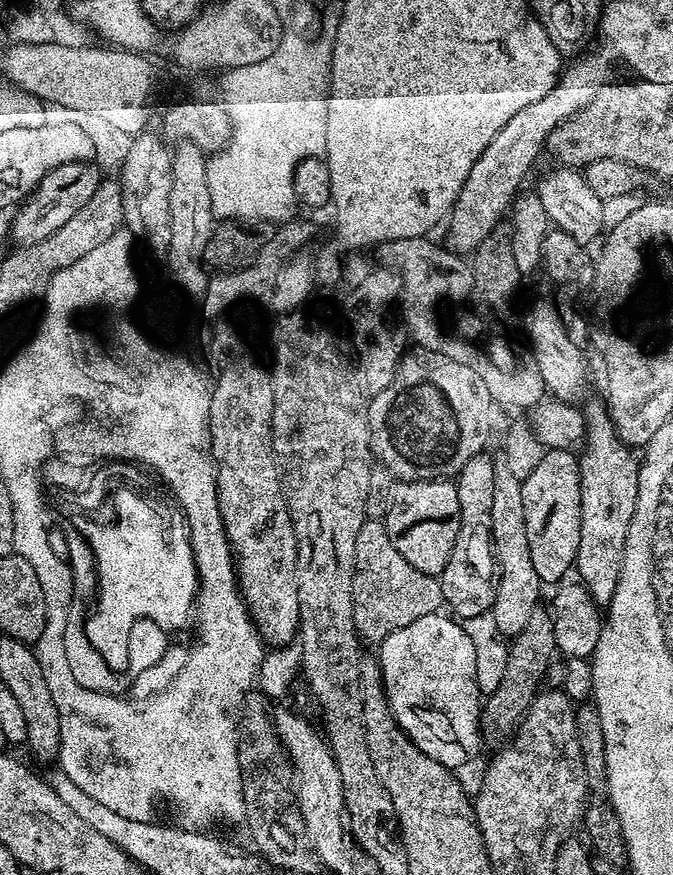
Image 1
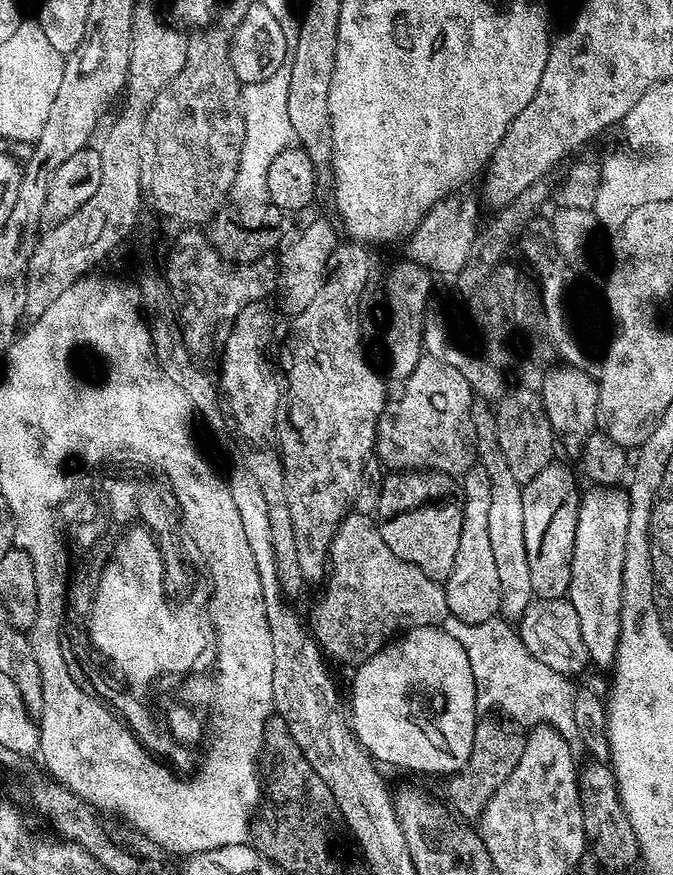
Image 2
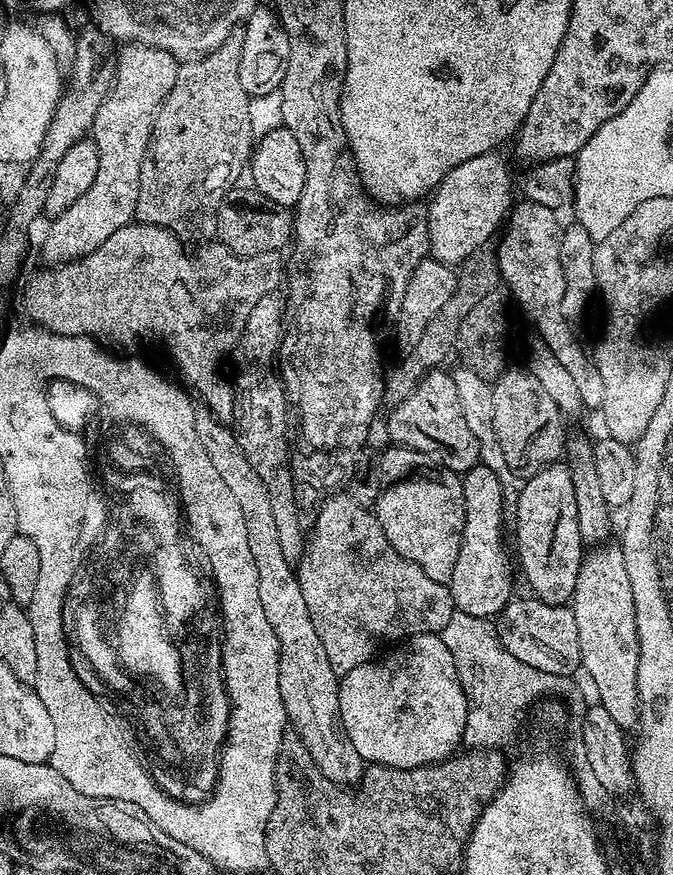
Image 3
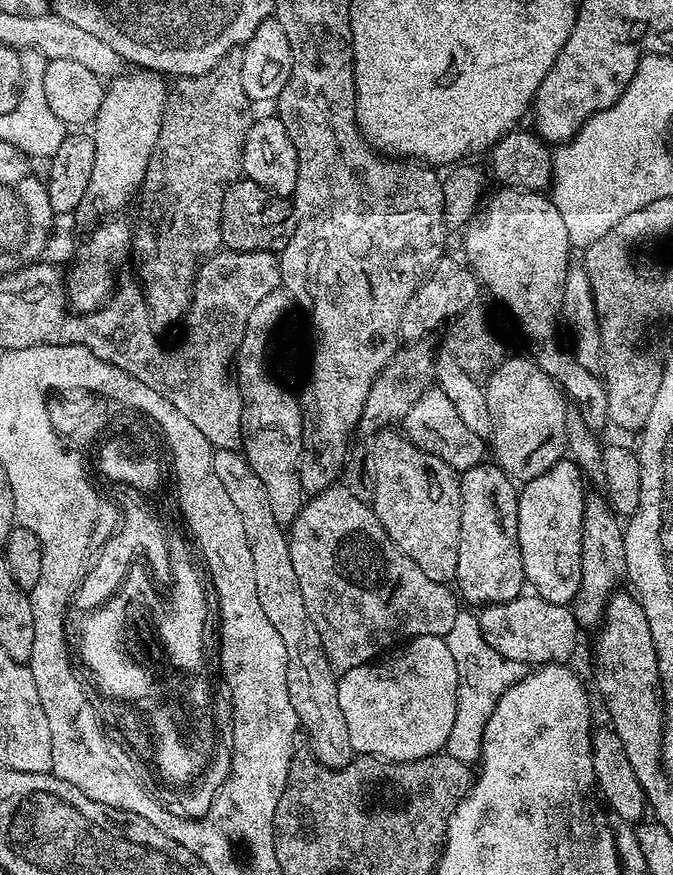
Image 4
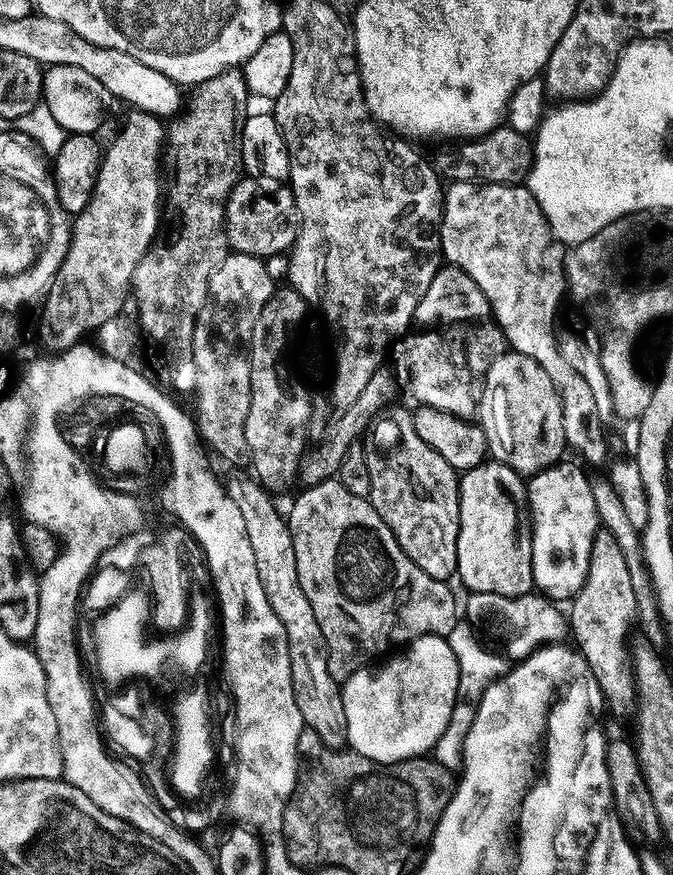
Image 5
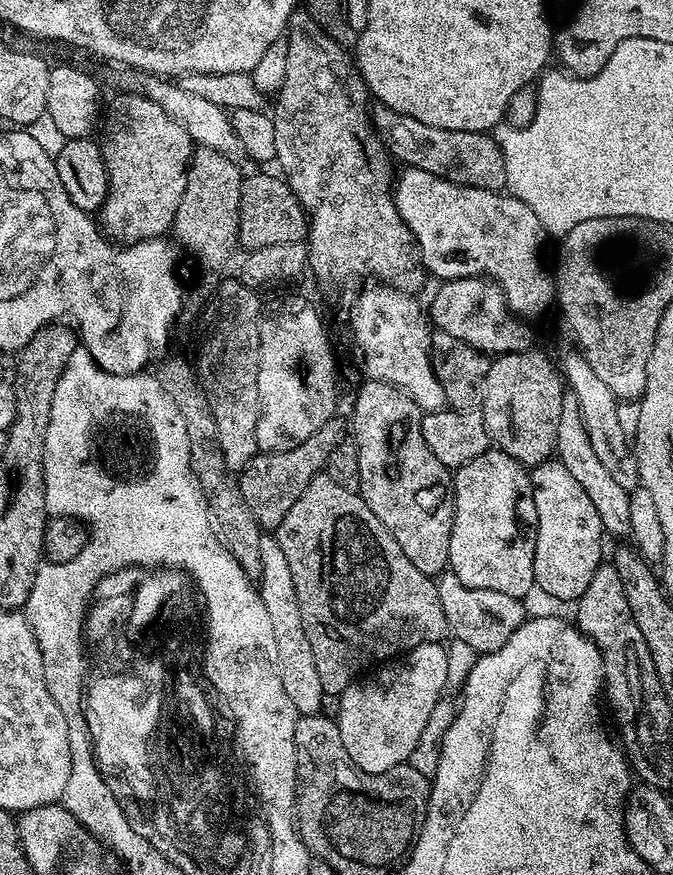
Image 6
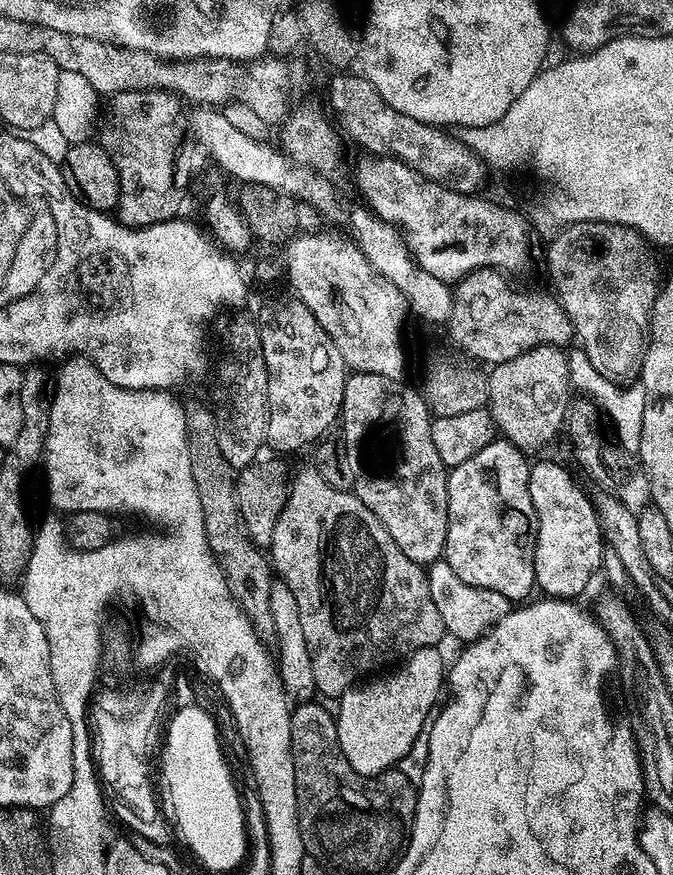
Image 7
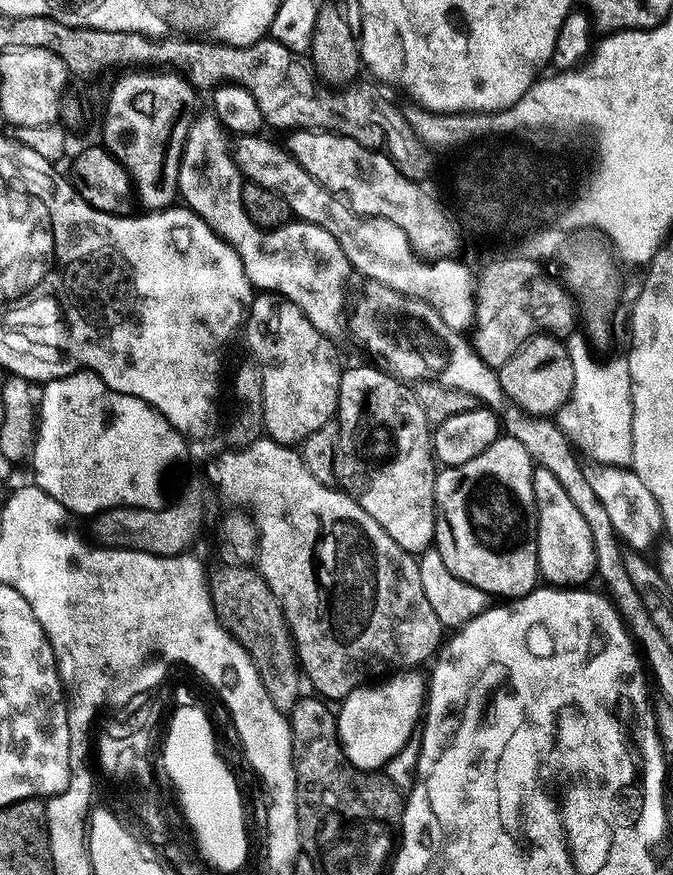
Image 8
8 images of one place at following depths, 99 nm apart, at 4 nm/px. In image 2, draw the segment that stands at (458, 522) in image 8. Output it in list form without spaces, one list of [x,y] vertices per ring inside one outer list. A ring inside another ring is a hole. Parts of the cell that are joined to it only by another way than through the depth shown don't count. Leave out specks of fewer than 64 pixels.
[[[479,462],[462,477],[462,538],[458,542],[458,554],[444,584],[448,599],[448,611],[461,620],[461,625],[481,624],[500,616],[500,591],[498,562],[494,562],[494,549],[490,546],[490,474]]]

